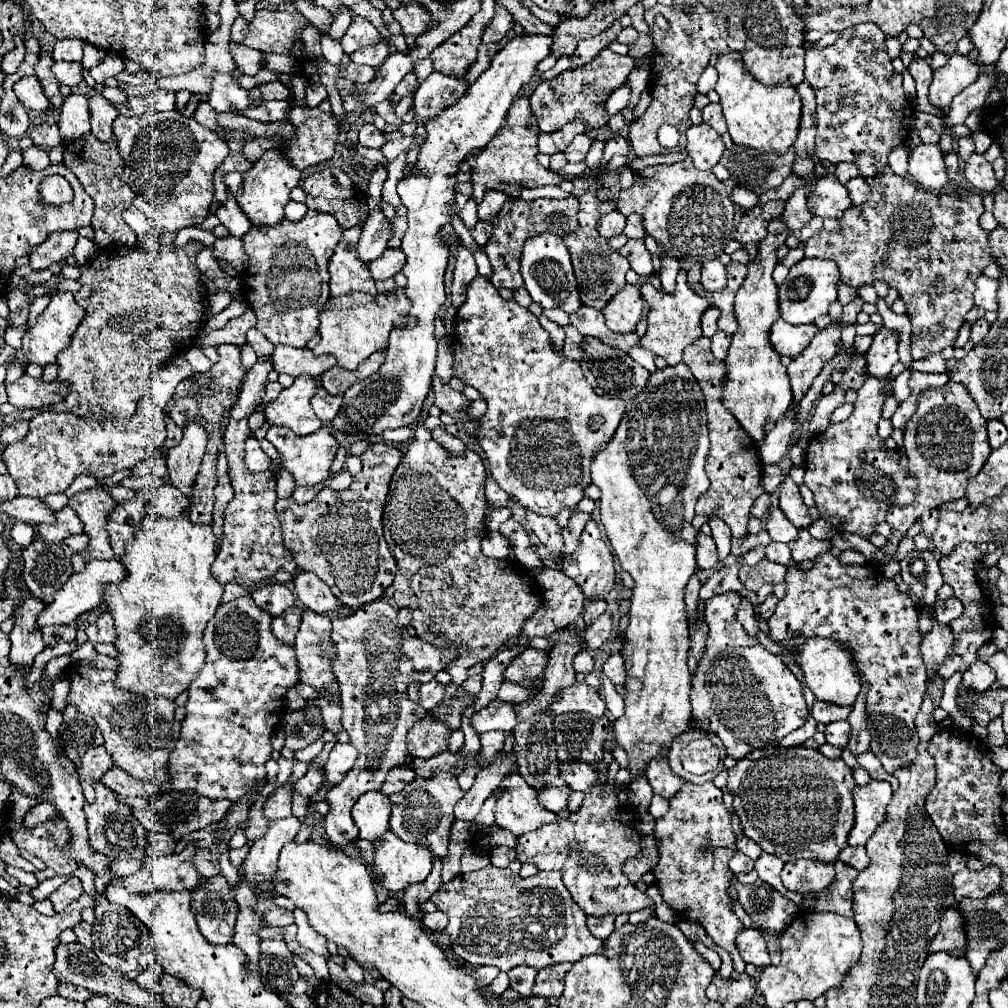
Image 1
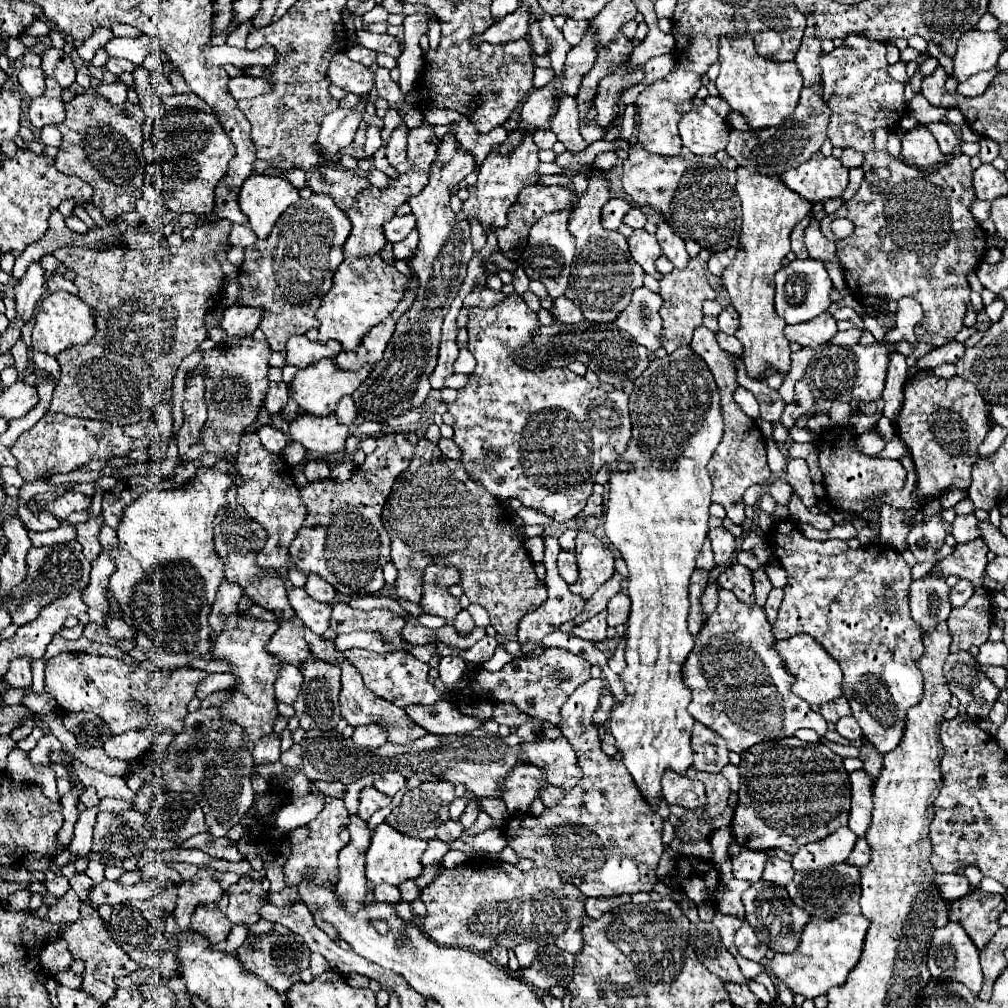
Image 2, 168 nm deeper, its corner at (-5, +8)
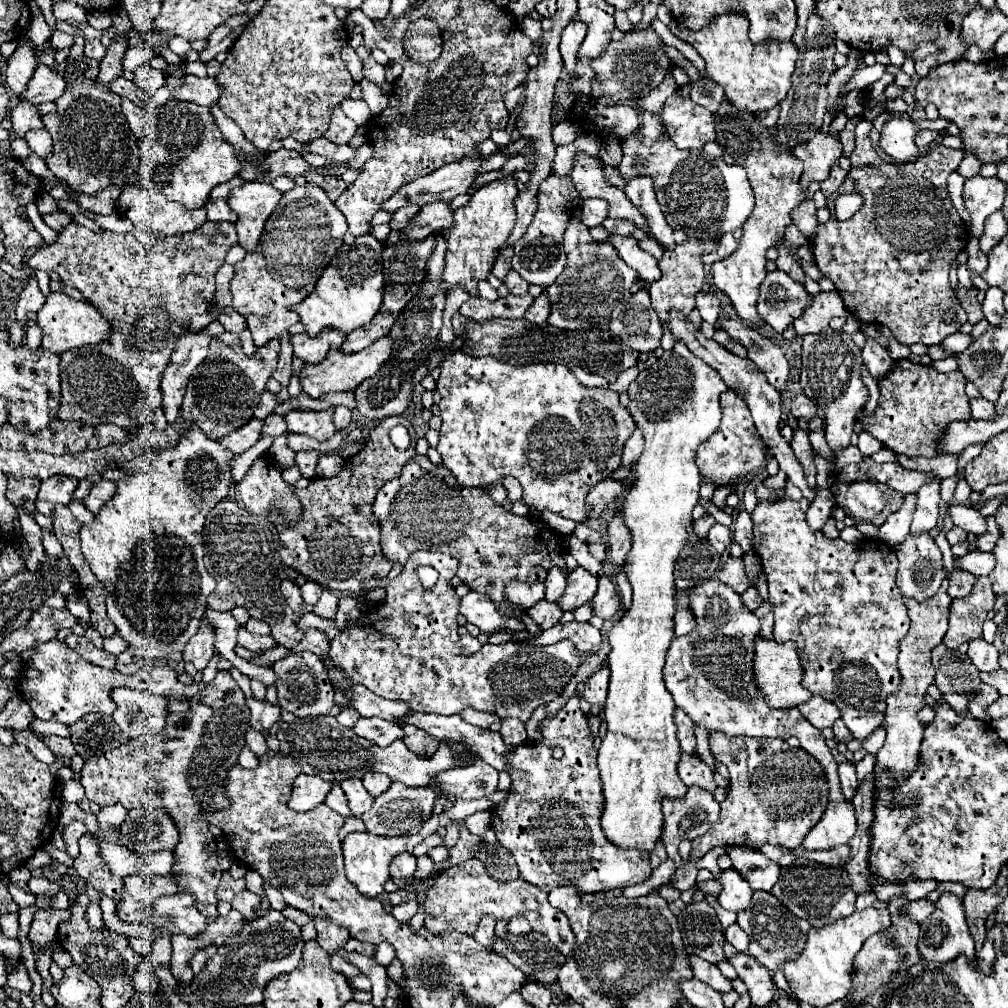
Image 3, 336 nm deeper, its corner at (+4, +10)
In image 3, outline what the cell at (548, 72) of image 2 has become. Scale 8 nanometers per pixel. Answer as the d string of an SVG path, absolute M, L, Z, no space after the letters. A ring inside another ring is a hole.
M520 85L505 95L505 105L510 114L512 114L516 108L519 107L518 104L522 100L524 89L524 86Z

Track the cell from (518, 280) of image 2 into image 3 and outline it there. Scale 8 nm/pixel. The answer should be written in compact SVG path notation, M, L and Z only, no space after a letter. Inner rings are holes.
M504 250L502 254L498 254L498 258L496 258L496 264L494 264L494 270L492 270L492 274L496 276L496 278L504 278L508 272L510 272L510 260L512 260L512 252L510 250Z

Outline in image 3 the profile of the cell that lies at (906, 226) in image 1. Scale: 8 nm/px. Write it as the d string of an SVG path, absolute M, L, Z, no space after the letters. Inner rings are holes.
M860 120L856 126L856 148L850 156L850 172L836 192L860 192L864 196L864 206L846 222L836 220L834 216L834 200L832 194L828 198L828 208L832 212L830 220L826 224L820 224L816 228L816 238L812 240L812 254L816 260L816 266L820 272L830 278L840 292L844 306L848 312L864 322L864 324L882 324L886 326L892 336L904 344L916 344L922 342L926 346L942 344L942 340L954 332L960 330L960 326L968 320L964 308L960 308L958 298L954 296L948 280L950 264L958 256L960 250L964 250L968 240L968 230L962 218L958 216L956 208L952 206L952 200L946 190L946 178L950 172L958 170L964 150L954 150L946 146L934 146L926 154L918 156L914 162L908 164L890 164L880 154L876 154L868 132L872 130L872 122ZM954 310L956 322L944 322L942 312Z

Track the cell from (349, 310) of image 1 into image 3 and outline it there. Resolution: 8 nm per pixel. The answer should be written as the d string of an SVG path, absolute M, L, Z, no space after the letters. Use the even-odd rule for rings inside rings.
M364 234L354 240L354 244L342 244L340 252L332 258L328 268L324 268L316 288L292 310L298 312L306 334L316 336L324 328L338 328L342 332L352 332L358 326L368 324L382 304L384 276L382 276L382 244L372 236Z

